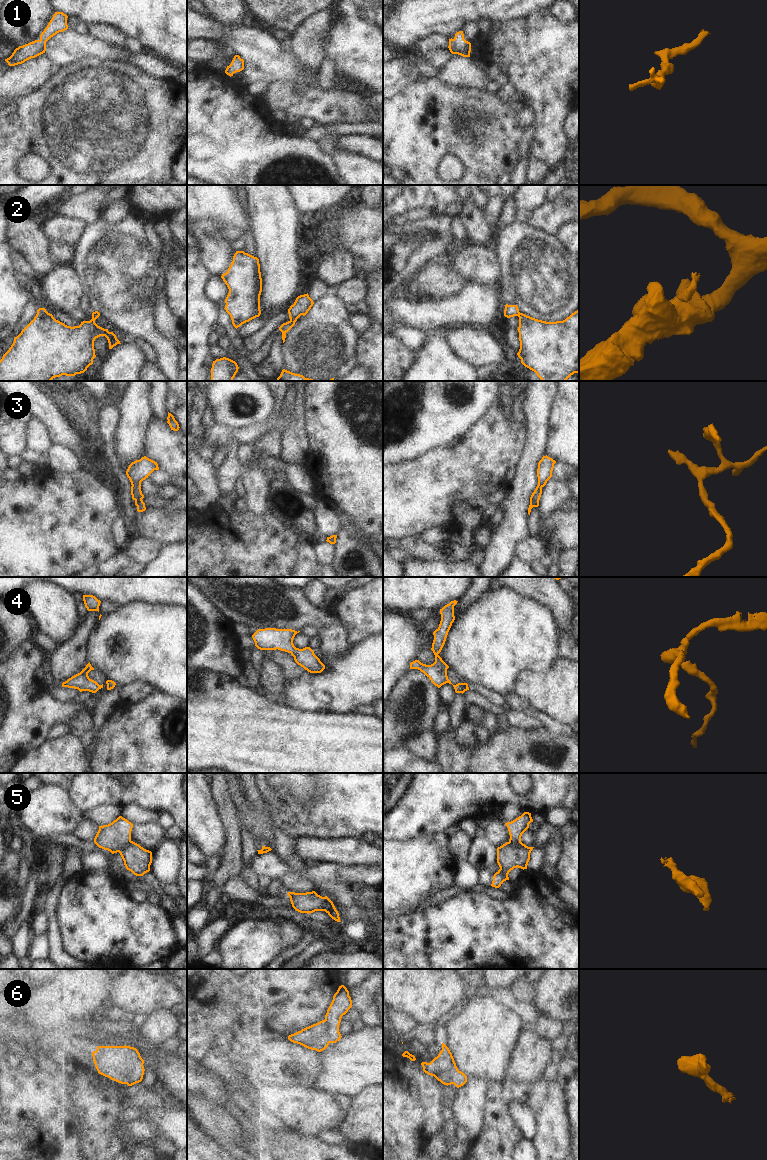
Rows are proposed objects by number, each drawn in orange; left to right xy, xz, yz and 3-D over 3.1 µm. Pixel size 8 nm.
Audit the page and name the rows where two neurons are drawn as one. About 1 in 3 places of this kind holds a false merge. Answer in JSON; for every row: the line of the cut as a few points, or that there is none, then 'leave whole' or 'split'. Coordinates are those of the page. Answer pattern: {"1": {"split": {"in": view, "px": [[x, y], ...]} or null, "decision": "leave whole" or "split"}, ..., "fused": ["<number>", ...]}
{"1": {"split": null, "decision": "leave whole"}, "2": {"split": {"in": "xz", "px": [[290, 320], [294, 322]]}, "decision": "split"}, "3": {"split": null, "decision": "leave whole"}, "4": {"split": null, "decision": "leave whole"}, "5": {"split": {"in": "xz", "px": [[323, 897], [327, 906], [325, 910]]}, "decision": "split"}, "6": {"split": null, "decision": "leave whole"}, "fused": ["2", "5"]}

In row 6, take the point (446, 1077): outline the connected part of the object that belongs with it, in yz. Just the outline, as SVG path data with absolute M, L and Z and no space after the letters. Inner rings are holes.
M442 1043L442 1050L430 1063L422 1062L423 1071L434 1076L444 1085L454 1084L457 1088L467 1082L467 1076L458 1070L452 1053L449 1048Z

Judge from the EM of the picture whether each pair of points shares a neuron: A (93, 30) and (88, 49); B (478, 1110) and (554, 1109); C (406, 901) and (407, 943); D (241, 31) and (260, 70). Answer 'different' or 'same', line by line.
A: different
B: different
C: different
D: same

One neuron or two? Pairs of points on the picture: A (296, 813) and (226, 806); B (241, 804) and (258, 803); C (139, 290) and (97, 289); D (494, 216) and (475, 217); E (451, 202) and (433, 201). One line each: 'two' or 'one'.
A: two
B: two
C: one
D: two
E: one

